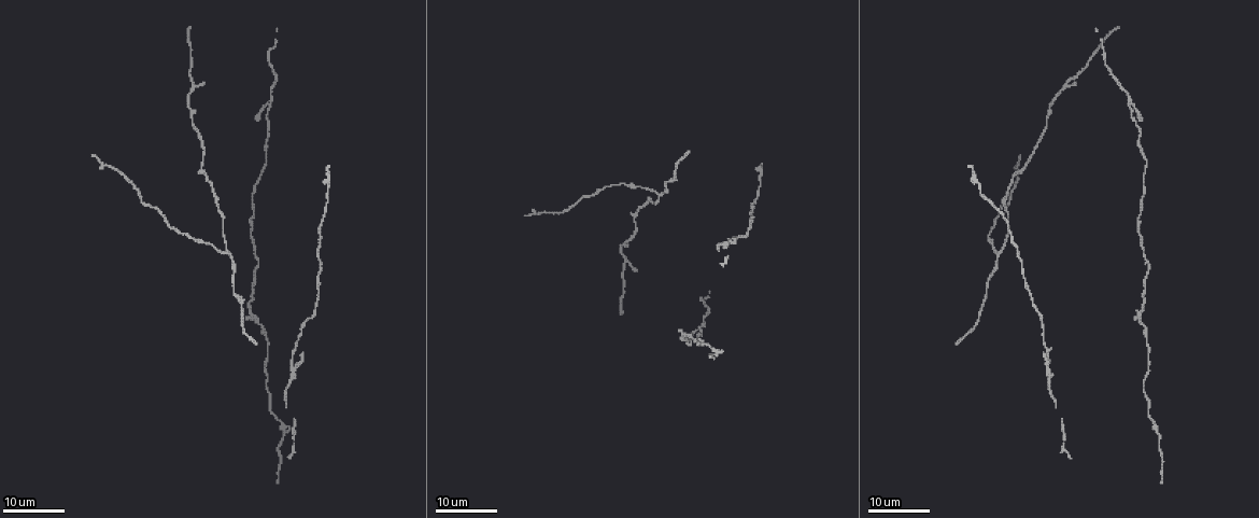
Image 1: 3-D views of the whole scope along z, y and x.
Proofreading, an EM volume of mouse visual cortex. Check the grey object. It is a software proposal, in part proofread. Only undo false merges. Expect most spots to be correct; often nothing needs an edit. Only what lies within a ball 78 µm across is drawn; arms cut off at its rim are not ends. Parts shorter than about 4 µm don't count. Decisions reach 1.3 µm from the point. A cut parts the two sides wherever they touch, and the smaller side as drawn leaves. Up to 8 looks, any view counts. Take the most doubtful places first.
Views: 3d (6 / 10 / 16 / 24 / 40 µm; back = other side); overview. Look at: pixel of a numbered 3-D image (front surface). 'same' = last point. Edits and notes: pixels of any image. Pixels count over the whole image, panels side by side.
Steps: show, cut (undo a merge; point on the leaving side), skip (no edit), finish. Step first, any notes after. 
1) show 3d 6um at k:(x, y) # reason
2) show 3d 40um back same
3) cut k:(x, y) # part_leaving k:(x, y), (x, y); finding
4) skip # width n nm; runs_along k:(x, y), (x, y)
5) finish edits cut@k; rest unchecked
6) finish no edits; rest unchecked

show 3d 24um at 1:(1063, 86) # three arms meet

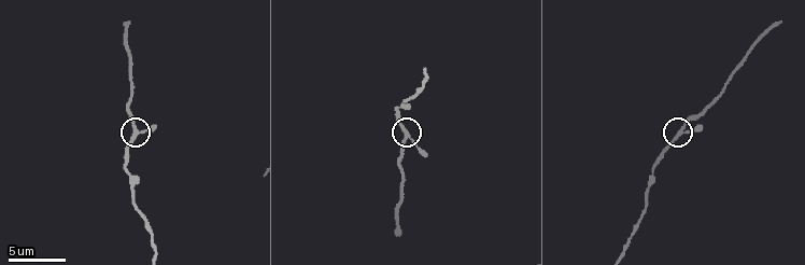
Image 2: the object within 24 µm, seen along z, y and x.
show 3d 6um at 2:(680, 134)

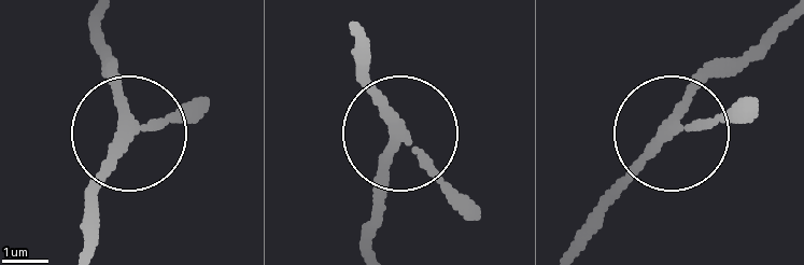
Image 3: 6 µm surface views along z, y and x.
skip # runs_along 3:(477, 212), (404, 139), (381, 200); all the same neuron

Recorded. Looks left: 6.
show 3d 16um at 1:(659, 196) # three arms meet

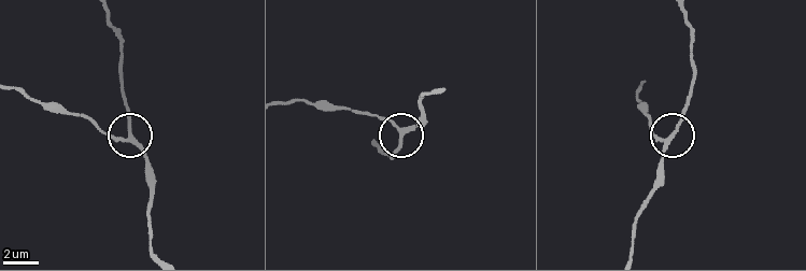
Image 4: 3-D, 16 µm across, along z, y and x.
show 3d 10um at 4:(402, 130)

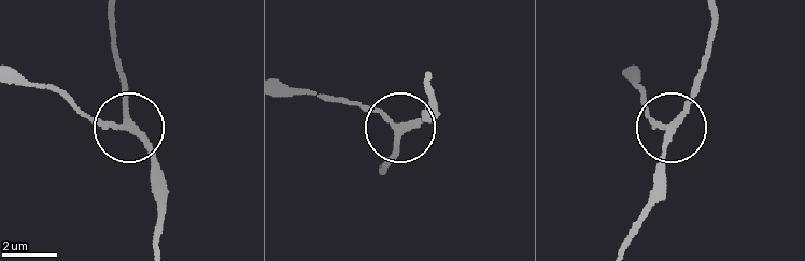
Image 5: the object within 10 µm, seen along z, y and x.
skip # width 220 nm; runs_along 5:(111, 13), (125, 117), (98, 124), (72, 105); continuous, no second neuron

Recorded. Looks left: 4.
show 3d 24um at 1:(1141, 311) # three arms meet

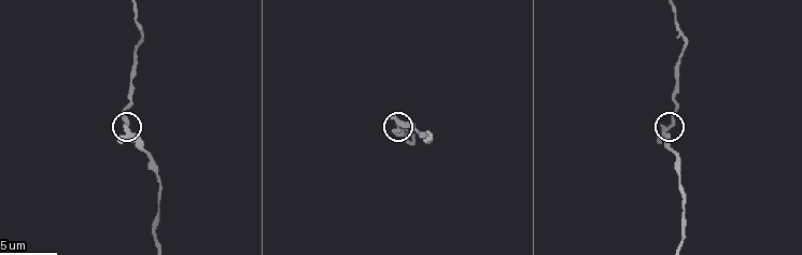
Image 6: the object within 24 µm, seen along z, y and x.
show 3d 6um at 6:(400, 130)

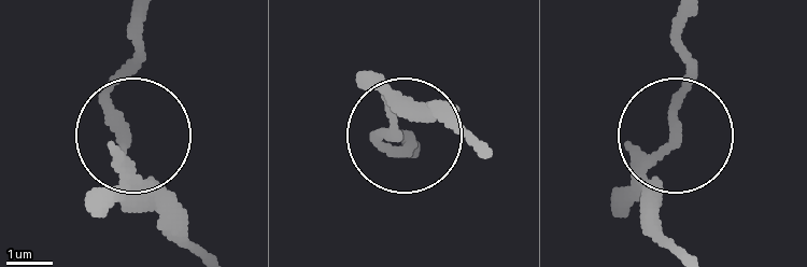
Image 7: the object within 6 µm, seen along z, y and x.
skip # width 210 nm; runs_along 7:(137, 28), (113, 109), (132, 179), (179, 233); all the same neuron

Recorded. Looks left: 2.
show 3d 24um at 1:(1026, 289)

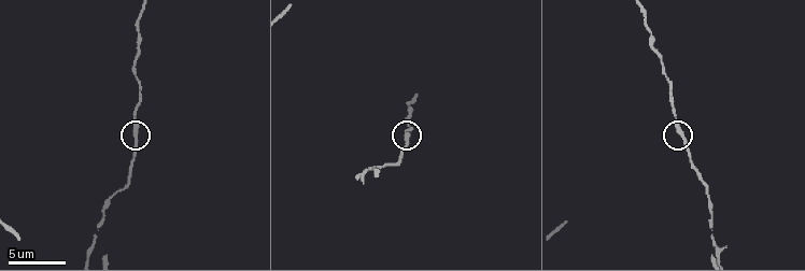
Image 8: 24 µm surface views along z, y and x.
show 3d 6um at 8:(407, 139)

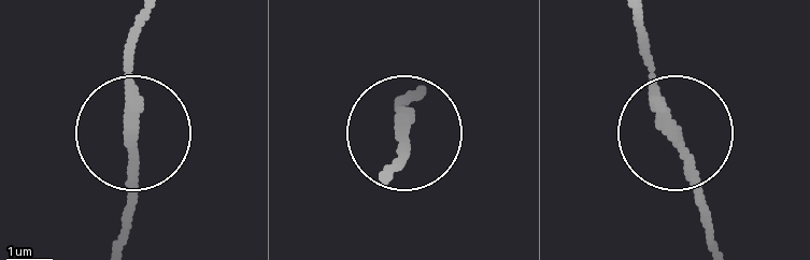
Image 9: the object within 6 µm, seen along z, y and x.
skip # continuous, no second neuron

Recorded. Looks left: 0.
finish no edits; rest unchecked

